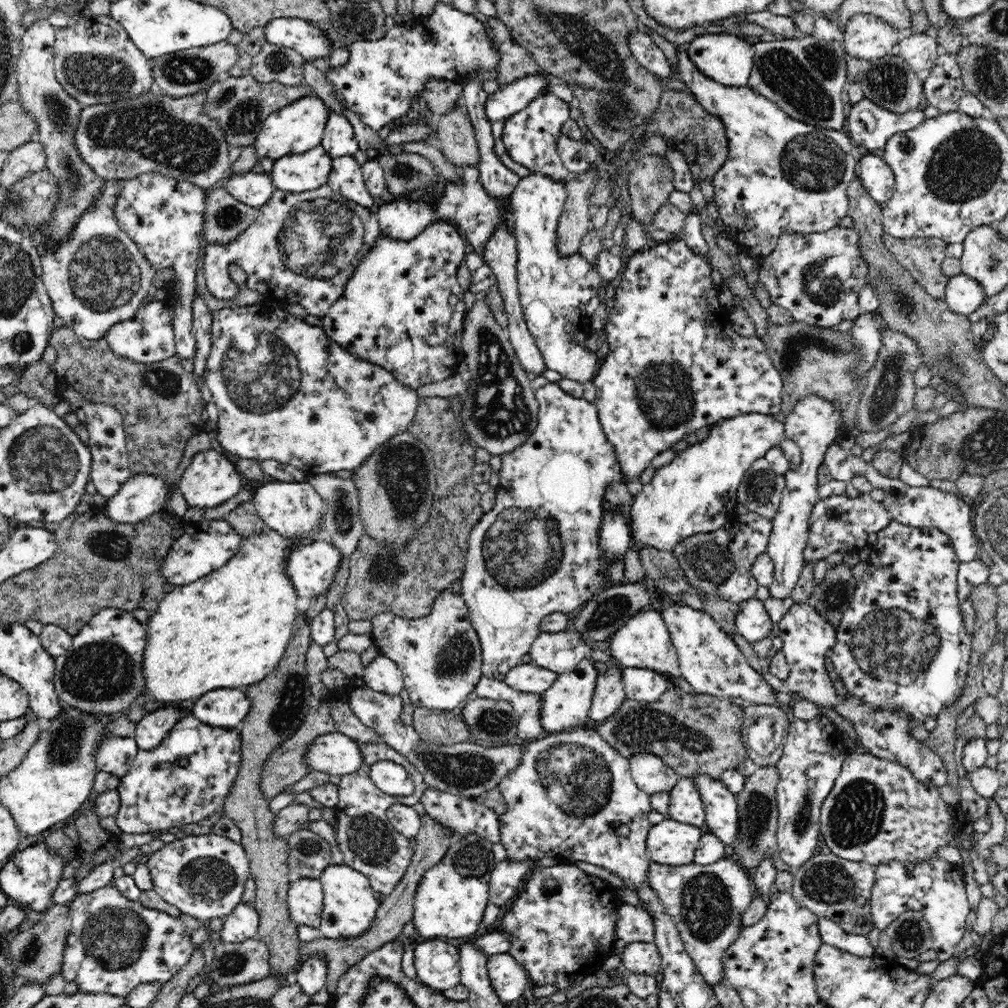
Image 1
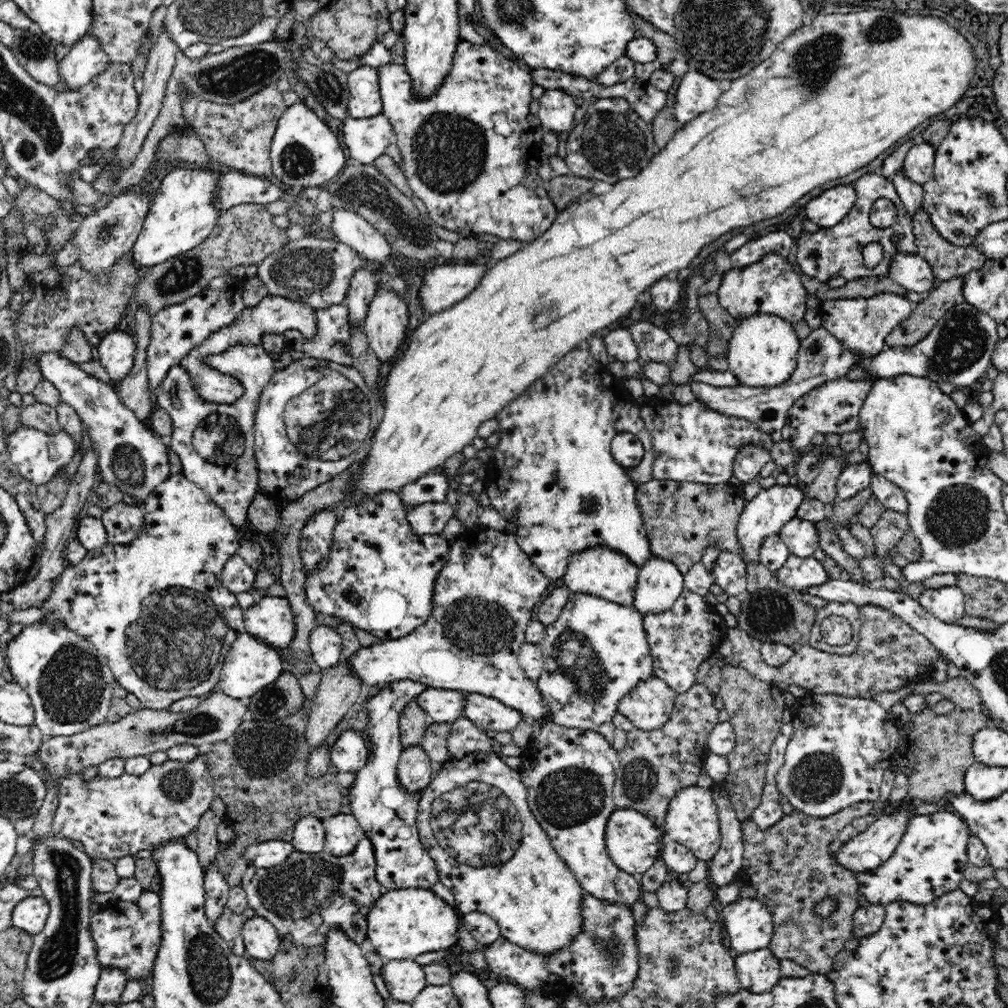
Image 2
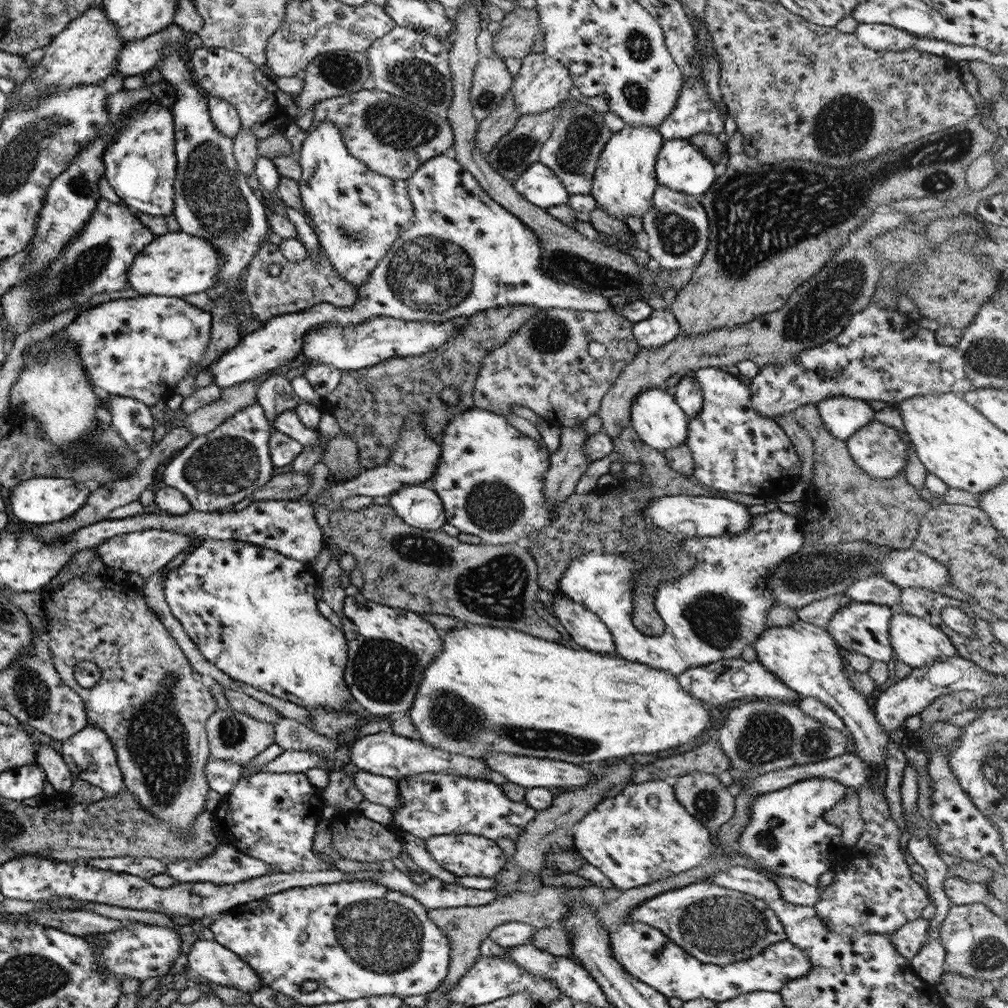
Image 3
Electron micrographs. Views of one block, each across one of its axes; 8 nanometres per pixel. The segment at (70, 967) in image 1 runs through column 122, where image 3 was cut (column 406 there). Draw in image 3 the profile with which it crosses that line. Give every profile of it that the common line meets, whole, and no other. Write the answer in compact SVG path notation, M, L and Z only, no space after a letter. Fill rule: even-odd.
M370 881L338 882L337 884L315 884L313 886L297 886L273 894L264 896L255 901L249 901L239 906L234 906L223 911L208 925L208 929L213 934L213 940L224 946L227 950L236 954L251 970L257 975L262 986L268 986L281 994L293 998L295 1002L303 1006L317 1006L318 1004L329 1004L334 1002L345 1002L356 998L365 998L377 995L395 995L399 998L413 996L415 994L425 994L433 990L445 977L449 964L450 946L449 939L428 919L426 909L414 898L399 892L389 890L386 886L381 886ZM306 980L315 980L317 988L313 991L303 993L299 991L301 984Z

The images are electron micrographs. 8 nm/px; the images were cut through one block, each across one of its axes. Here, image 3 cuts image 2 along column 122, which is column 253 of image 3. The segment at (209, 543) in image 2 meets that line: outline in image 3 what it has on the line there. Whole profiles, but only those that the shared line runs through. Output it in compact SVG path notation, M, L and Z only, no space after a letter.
M203 539L185 554L181 565L168 571L163 596L171 615L195 644L200 656L232 680L308 710L350 709L351 698L343 678L346 638L334 622L317 612L315 587L320 578L310 571L311 565L248 542Z

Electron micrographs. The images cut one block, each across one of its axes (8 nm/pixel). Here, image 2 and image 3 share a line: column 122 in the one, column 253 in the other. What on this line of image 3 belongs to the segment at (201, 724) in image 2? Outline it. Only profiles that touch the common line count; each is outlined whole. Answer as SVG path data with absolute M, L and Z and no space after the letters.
M232 708L216 709L207 718L205 733L207 734L208 749L211 755L218 759L229 759L233 762L247 763L254 756L274 743L274 731L272 726L259 722L251 716L241 714Z

